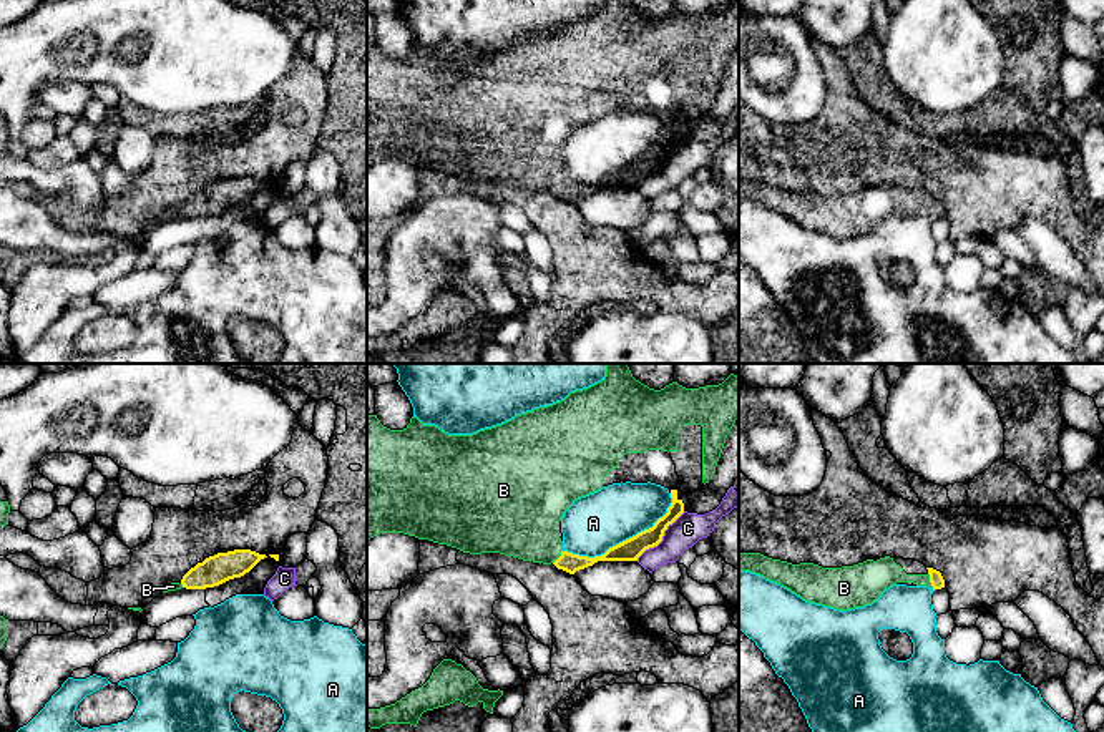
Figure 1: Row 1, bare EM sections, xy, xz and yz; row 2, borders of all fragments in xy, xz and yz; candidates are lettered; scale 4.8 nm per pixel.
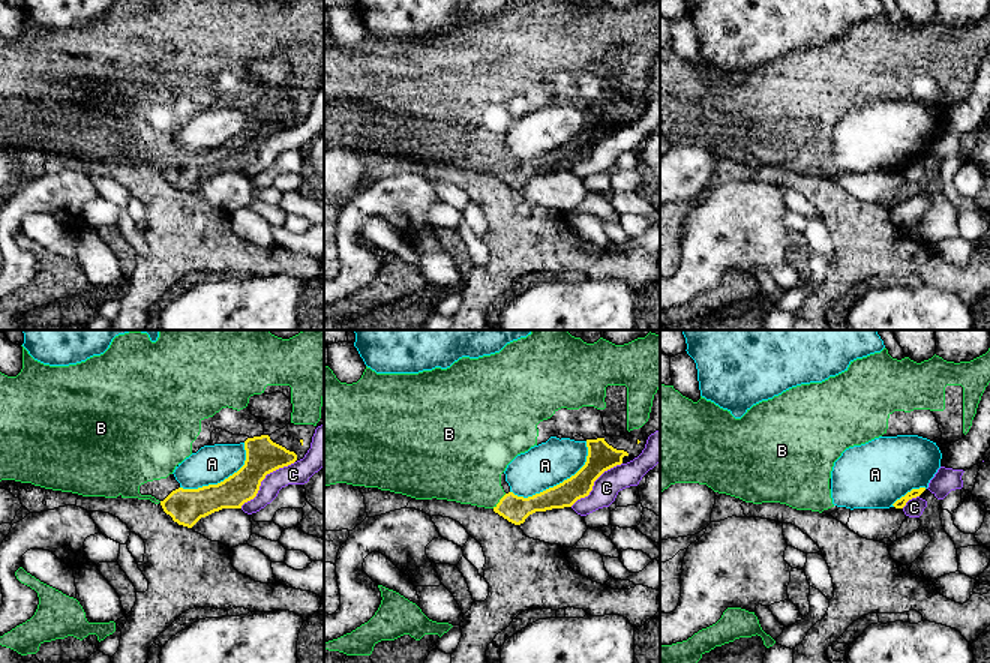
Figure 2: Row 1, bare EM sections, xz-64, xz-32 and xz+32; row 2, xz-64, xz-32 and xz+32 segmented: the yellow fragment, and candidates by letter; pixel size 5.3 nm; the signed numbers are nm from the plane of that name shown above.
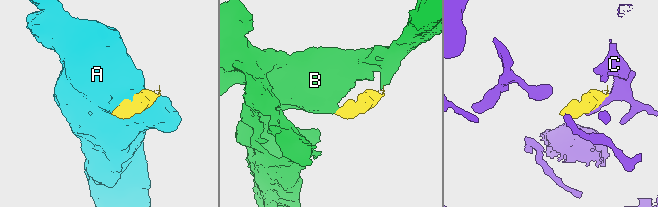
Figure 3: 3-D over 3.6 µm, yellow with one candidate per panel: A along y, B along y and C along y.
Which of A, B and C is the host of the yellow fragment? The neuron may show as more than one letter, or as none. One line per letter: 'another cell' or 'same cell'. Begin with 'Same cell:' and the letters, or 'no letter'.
Same cell: B
A: another cell
B: same cell
C: another cell

